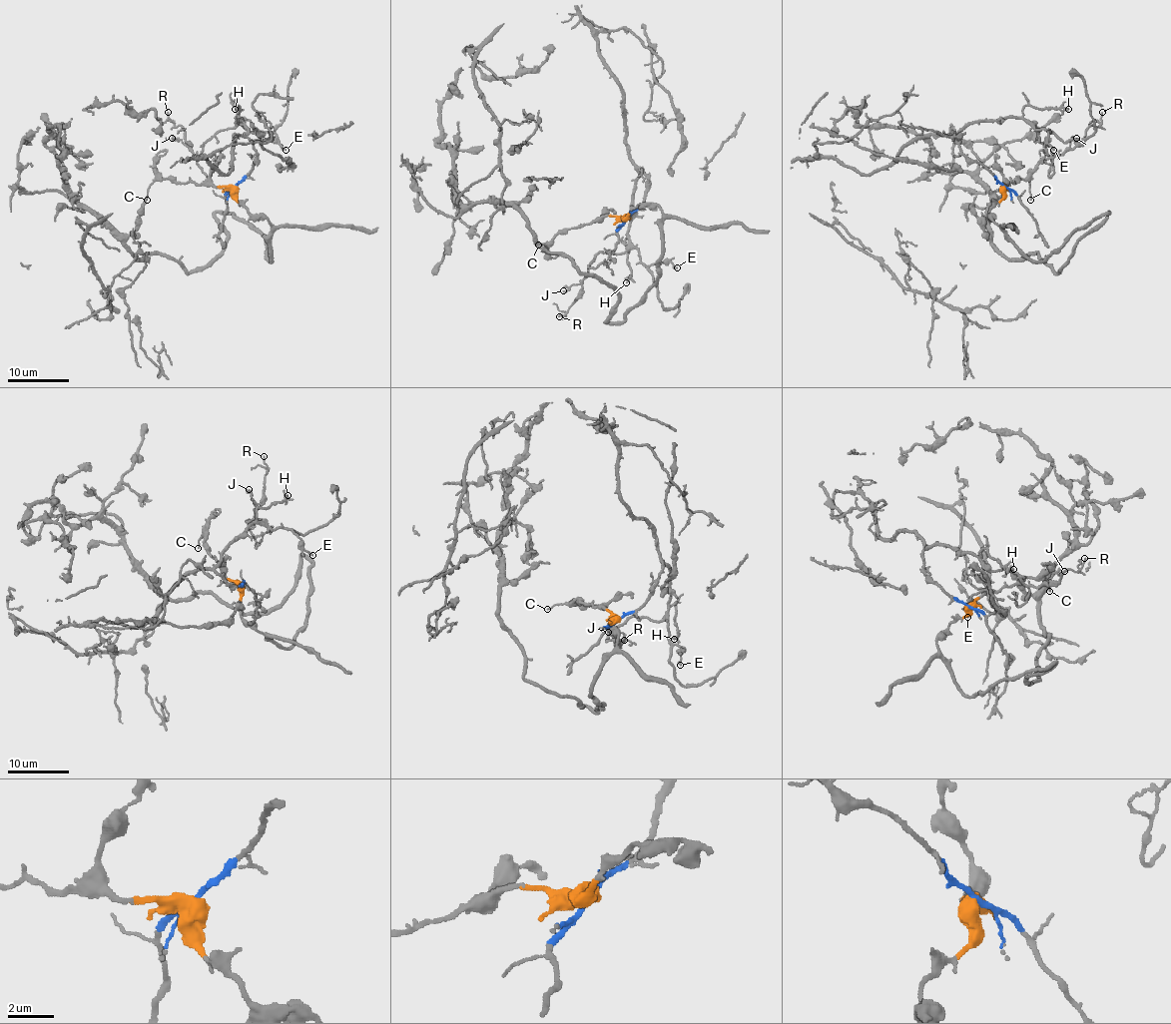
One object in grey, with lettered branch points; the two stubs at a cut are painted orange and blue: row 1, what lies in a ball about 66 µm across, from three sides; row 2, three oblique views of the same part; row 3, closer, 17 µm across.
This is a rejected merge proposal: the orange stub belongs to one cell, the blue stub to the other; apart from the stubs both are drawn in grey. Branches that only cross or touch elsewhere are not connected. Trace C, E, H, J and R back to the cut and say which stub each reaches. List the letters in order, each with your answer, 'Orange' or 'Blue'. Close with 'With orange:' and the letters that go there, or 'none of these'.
C: Orange
E: Blue
H: Blue
J: Blue
R: Blue
With orange: C

